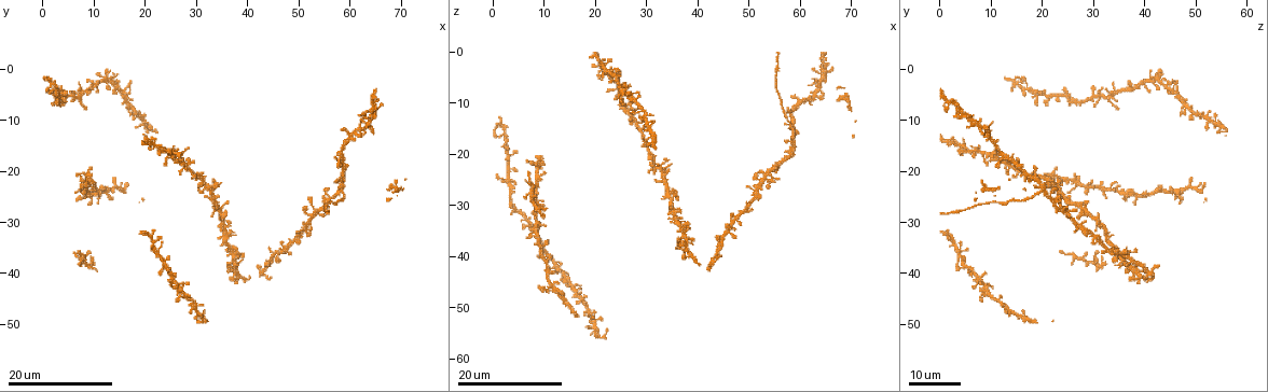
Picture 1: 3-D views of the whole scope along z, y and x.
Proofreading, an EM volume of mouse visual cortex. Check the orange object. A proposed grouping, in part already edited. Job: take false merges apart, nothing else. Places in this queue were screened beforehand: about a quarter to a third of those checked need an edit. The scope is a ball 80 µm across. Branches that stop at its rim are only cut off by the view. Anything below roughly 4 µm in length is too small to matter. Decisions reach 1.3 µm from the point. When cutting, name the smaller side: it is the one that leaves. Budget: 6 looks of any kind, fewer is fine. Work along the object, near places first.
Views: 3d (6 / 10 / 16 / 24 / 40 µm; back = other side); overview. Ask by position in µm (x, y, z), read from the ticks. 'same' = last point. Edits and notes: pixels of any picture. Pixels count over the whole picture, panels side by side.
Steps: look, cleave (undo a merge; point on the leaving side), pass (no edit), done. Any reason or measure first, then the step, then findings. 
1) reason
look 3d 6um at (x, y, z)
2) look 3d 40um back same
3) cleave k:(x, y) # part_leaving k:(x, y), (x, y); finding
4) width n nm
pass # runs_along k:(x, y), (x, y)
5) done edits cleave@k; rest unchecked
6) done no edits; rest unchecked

four-way junction
look 3d 24um at (63.5, 10.5, 7.5)

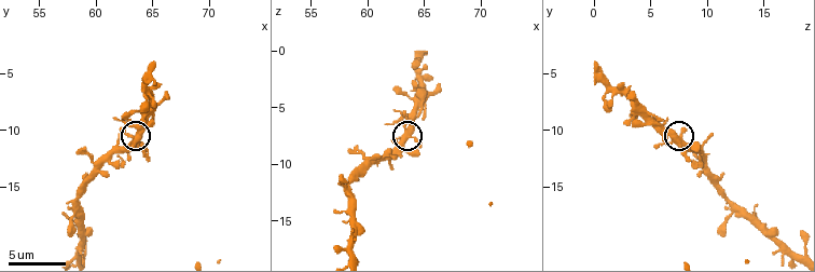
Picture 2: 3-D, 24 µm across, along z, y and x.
look 3d 10um at (63.4, 11.0, 7.4)

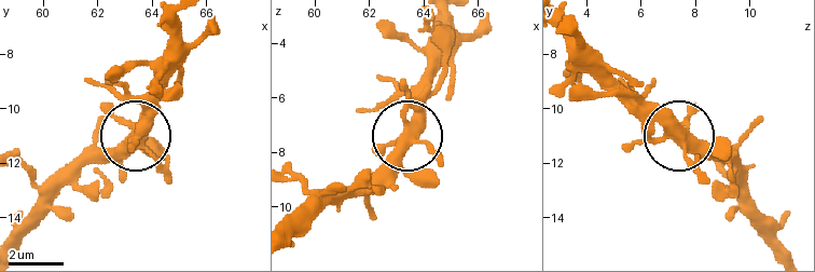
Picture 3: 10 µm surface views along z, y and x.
width 380 nm
pass # runs_along 3:(292, 232), (378, 167), (409, 125), (417, 86); one cell here

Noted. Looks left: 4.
looks like a crossing
look 3d 16um at (58.0, 23.5, 20.0)

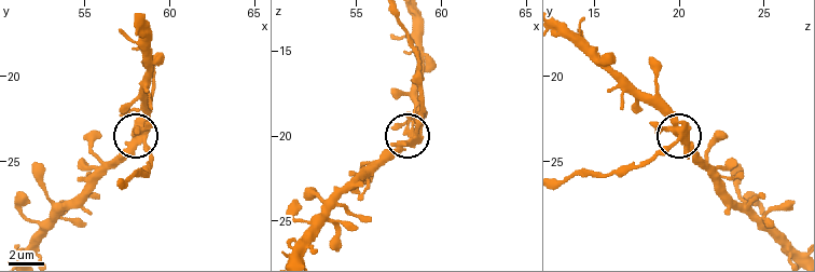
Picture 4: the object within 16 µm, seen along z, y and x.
look 3d 10um at (58.3, 23.5, 20.1)

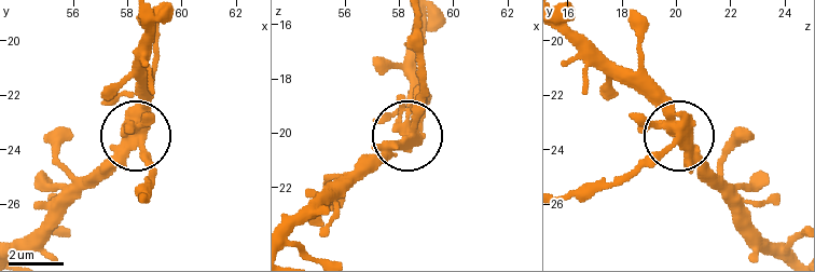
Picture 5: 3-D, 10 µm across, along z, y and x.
side_arm 24 um; arms 4
cleave 5:(146, 160) # two cells meet here

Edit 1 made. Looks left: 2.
done edits cleave@5; rest unchecked

